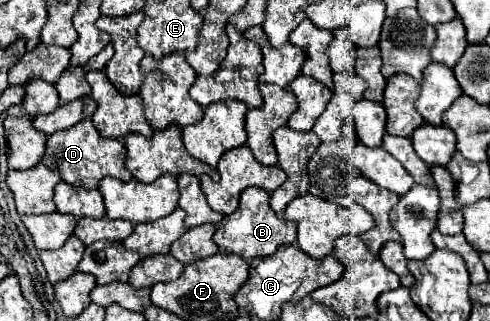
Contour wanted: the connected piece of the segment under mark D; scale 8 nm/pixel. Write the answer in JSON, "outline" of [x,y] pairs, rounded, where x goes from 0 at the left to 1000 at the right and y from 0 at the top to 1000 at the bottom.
{"outline":[[[165,374],[149,399],[137,399],[129,411],[112,411],[96,430],[96,461],[92,461],[84,505],[100,530],[120,536],[129,567],[149,573],[149,579],[165,579],[173,592],[190,592],[202,579],[202,567],[214,548],[235,548],[251,567],[267,561],[267,536],[255,523],[255,486],[259,486],[259,467],[247,436],[206,430],[186,374]]]}

